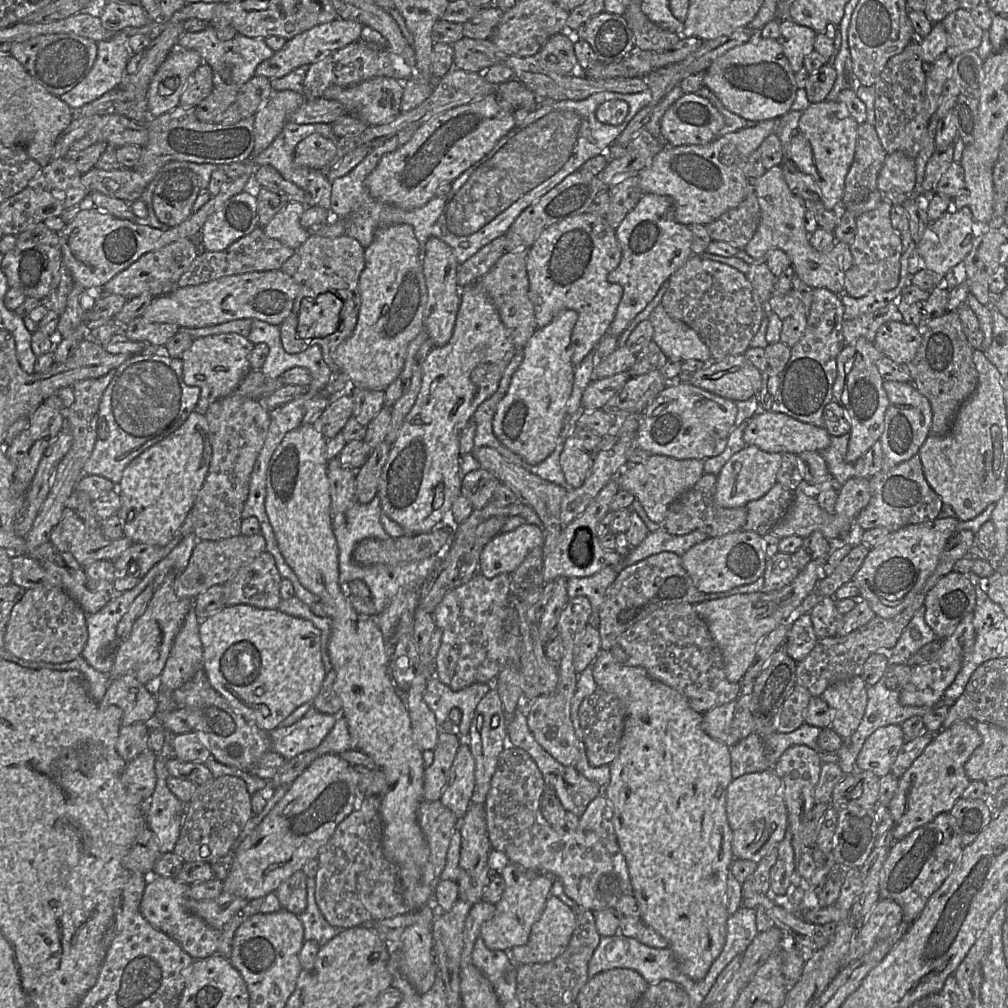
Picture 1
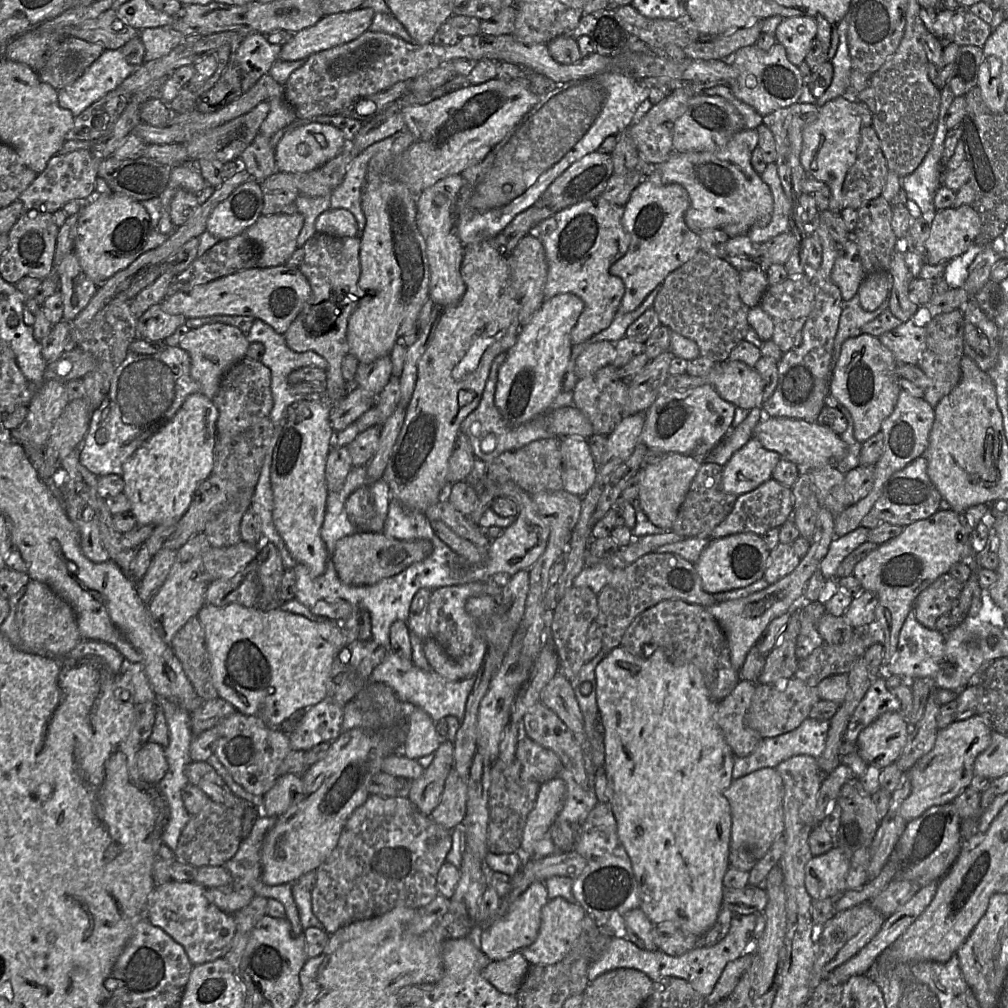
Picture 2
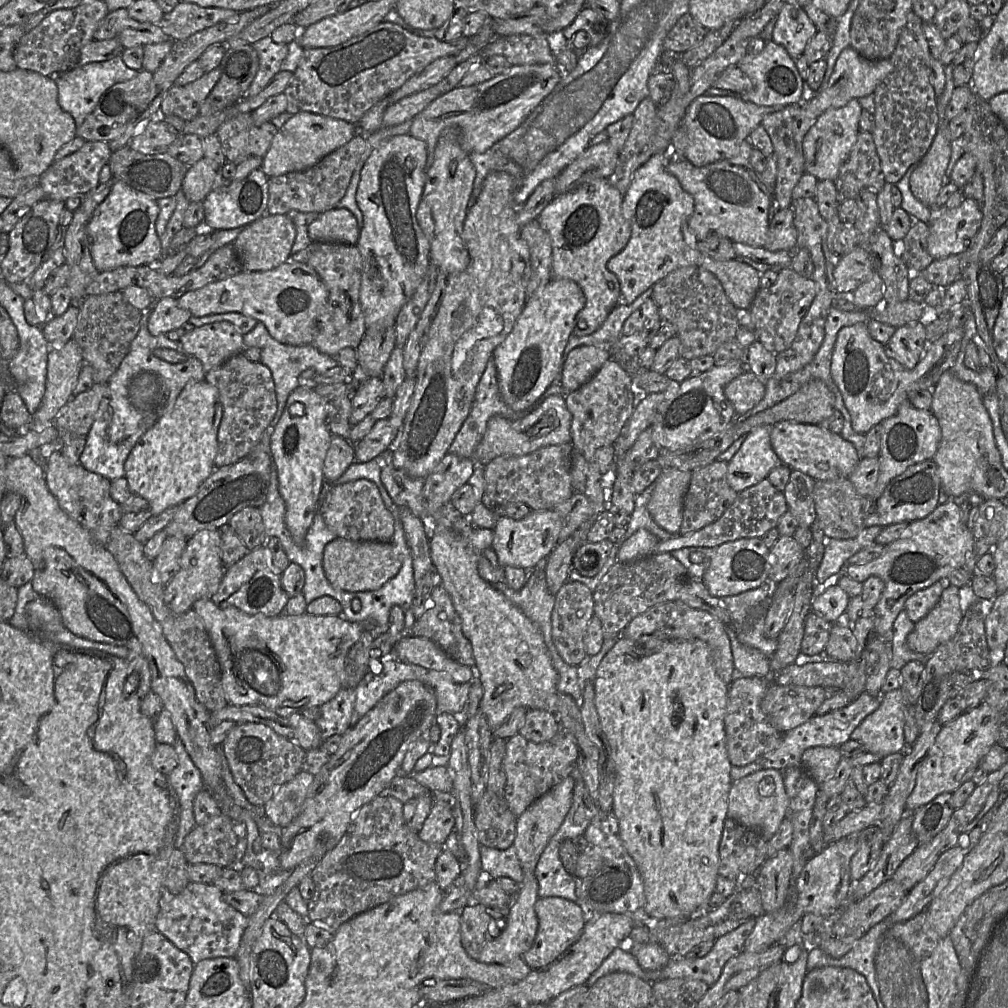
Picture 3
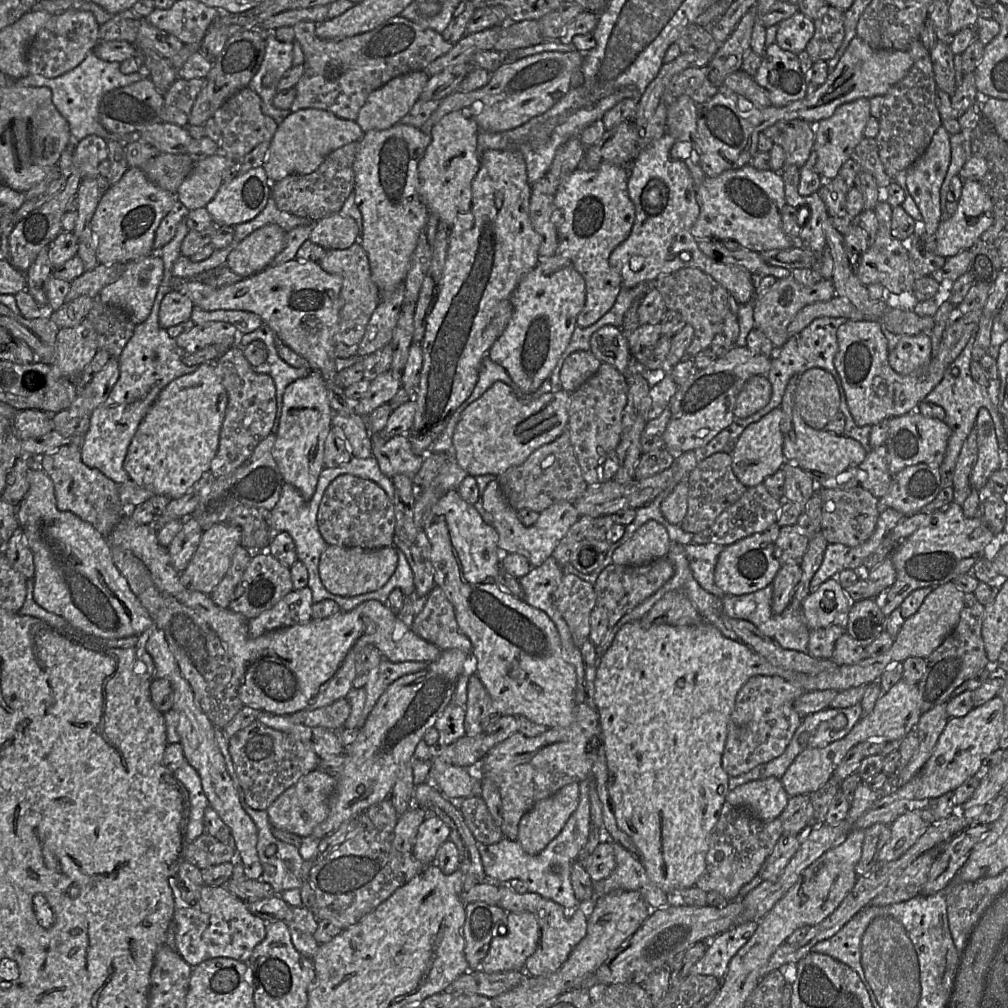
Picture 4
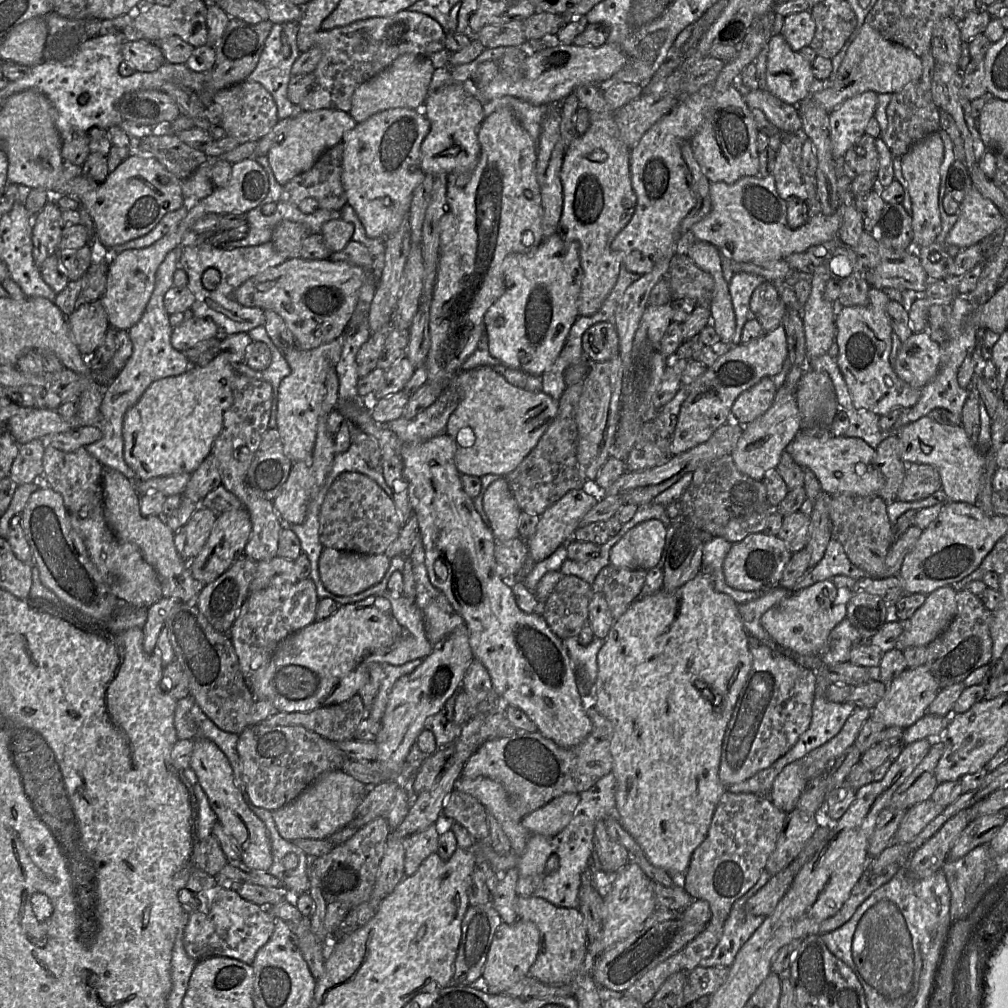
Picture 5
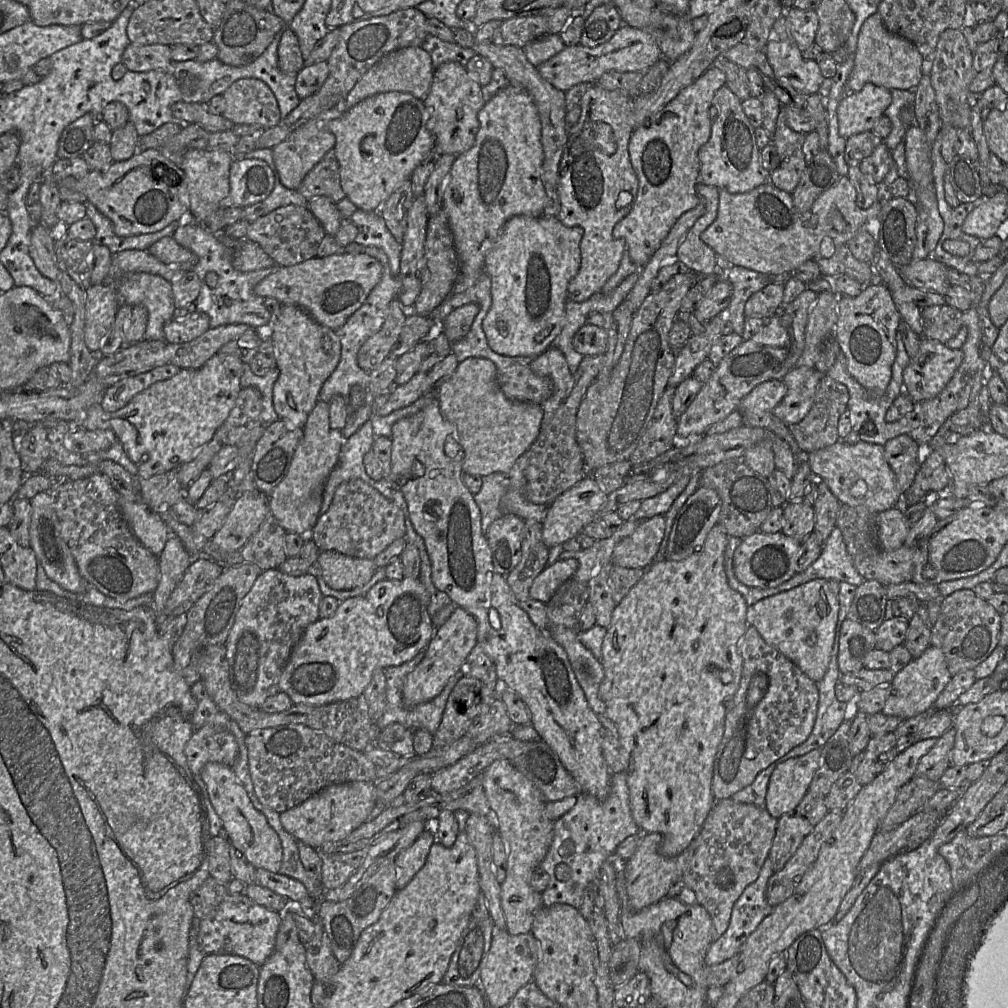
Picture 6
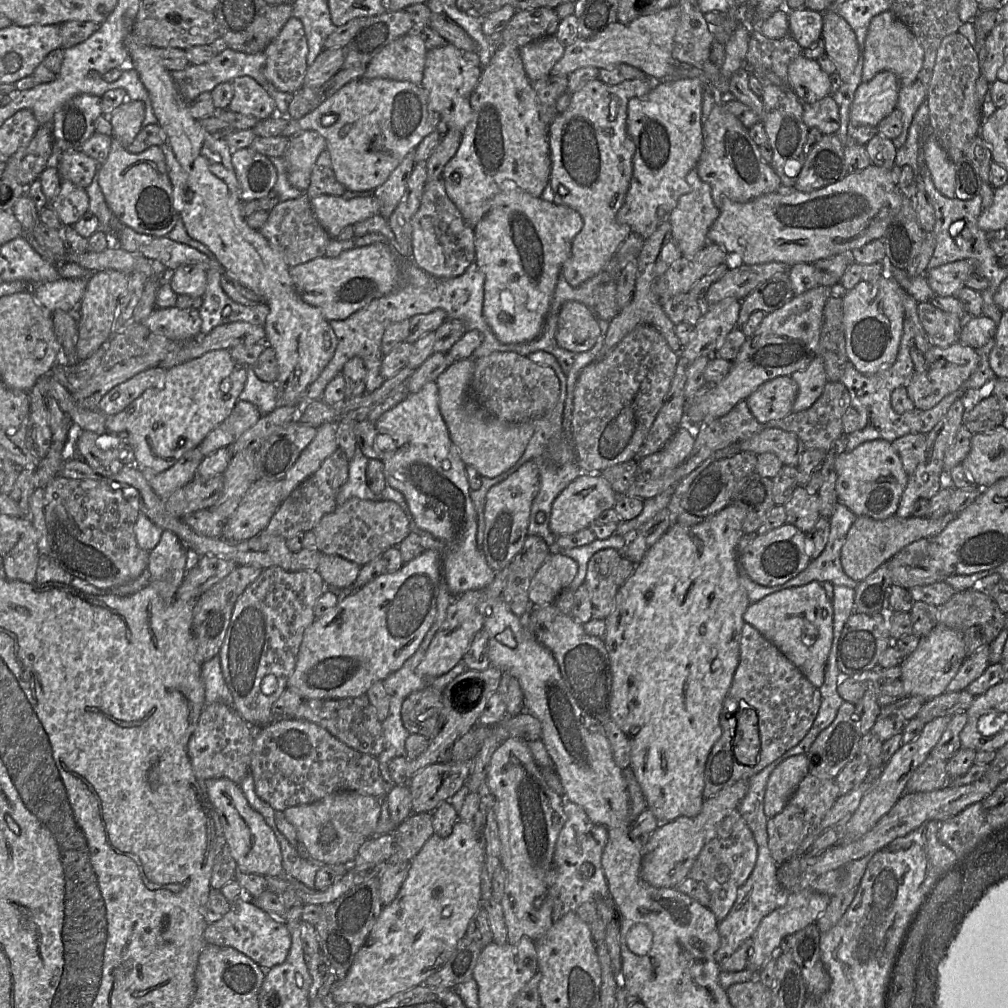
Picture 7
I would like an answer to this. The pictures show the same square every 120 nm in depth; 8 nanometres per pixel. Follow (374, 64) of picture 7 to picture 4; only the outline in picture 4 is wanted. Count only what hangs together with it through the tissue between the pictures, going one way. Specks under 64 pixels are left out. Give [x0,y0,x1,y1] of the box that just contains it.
[355,70,429,133]

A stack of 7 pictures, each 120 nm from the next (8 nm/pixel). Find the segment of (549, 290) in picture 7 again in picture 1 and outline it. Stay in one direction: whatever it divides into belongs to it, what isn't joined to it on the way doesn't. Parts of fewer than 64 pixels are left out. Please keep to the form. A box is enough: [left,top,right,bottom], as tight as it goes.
[493,309,577,466]

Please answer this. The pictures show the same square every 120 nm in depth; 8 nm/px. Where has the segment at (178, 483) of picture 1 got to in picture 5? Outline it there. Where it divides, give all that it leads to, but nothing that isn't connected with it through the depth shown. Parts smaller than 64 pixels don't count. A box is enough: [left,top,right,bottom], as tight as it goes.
[123,360,236,481]

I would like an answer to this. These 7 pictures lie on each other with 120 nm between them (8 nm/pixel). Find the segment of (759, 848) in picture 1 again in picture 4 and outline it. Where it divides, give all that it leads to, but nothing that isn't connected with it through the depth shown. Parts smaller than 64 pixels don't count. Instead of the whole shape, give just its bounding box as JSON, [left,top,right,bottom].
[726,776,788,822]

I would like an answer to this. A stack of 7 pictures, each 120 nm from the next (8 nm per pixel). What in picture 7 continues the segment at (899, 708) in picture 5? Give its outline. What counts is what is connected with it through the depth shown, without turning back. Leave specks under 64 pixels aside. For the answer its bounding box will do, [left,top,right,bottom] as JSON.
[900,623,966,701]

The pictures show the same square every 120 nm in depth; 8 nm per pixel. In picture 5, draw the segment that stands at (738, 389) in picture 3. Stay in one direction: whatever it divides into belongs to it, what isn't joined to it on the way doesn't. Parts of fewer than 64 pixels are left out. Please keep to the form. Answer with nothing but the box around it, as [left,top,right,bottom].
[731,377,777,426]

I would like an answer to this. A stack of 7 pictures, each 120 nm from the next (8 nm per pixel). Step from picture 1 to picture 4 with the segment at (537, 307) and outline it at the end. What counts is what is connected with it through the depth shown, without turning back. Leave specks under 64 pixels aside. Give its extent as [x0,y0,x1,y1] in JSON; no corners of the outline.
[554,164,635,327]

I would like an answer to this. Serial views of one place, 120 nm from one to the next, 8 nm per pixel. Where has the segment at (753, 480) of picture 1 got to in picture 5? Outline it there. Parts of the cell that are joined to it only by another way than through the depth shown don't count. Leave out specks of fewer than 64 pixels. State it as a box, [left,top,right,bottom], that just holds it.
[731,385,802,480]

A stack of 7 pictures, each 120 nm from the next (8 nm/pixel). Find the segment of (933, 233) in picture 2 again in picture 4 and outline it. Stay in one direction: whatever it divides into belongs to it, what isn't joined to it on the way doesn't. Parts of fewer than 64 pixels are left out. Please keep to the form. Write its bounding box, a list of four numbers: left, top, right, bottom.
[935,181,993,257]

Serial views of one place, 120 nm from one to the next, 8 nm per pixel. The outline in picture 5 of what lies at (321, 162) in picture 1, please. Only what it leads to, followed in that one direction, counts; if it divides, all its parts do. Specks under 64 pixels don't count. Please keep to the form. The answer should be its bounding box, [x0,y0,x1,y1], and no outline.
[267,109,356,186]

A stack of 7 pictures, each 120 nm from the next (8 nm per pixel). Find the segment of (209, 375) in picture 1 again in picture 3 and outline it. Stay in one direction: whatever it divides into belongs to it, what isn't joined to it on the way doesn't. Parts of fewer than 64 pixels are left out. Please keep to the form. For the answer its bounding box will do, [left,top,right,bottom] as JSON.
[179,321,245,373]

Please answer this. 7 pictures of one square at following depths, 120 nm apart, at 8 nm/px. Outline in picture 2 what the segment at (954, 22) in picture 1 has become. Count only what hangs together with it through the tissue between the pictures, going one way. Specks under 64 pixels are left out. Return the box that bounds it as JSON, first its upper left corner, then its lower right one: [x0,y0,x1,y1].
[953,10,991,46]

